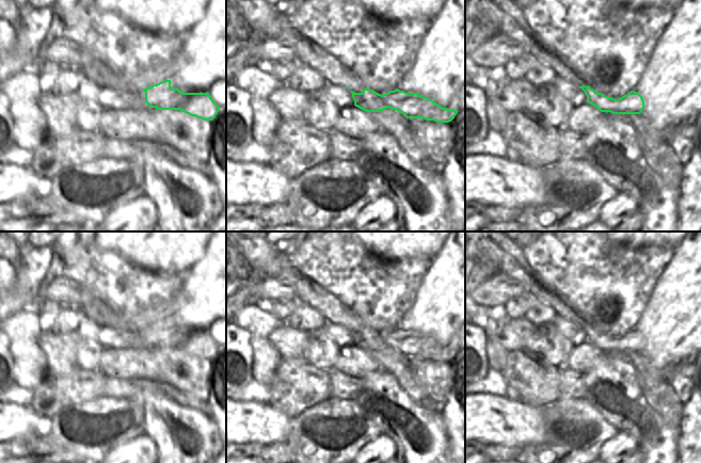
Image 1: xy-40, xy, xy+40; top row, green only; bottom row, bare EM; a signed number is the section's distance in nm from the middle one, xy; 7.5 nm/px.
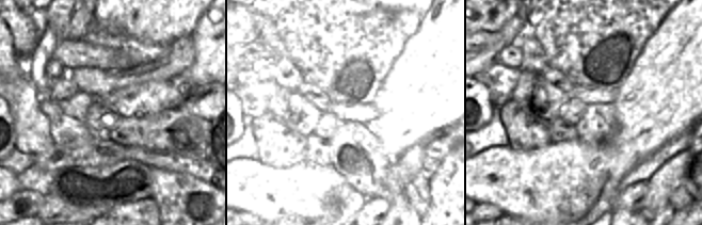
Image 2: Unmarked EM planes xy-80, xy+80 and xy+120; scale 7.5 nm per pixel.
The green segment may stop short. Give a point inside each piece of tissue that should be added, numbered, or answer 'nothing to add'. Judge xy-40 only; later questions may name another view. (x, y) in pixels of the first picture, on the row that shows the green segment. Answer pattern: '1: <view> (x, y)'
nothing to add

